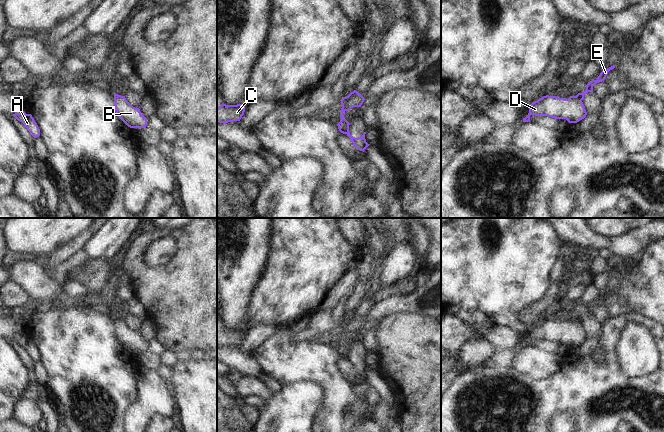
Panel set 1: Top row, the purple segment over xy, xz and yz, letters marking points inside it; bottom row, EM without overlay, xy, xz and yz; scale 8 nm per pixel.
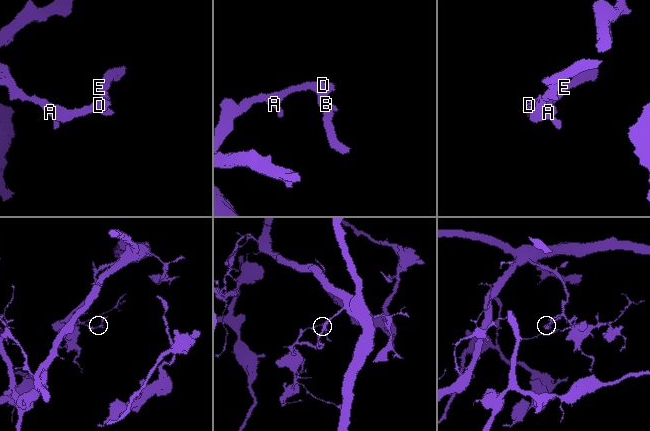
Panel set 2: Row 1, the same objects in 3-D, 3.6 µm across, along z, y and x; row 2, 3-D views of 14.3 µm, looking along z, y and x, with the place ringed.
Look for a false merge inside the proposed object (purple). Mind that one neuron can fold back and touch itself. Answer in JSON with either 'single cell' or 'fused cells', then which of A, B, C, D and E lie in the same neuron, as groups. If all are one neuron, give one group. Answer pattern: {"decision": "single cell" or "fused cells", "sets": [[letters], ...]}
{"decision": "fused cells", "sets": [["A", "B", "C", "D"], ["E"]]}

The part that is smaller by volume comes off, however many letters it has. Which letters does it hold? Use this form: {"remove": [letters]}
{"remove": ["E"]}

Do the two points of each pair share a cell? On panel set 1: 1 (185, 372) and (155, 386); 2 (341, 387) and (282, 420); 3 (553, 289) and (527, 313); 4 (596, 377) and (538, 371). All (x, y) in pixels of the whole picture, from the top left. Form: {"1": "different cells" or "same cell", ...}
{"1": "different cells", "2": "different cells", "3": "same cell", "4": "different cells"}

